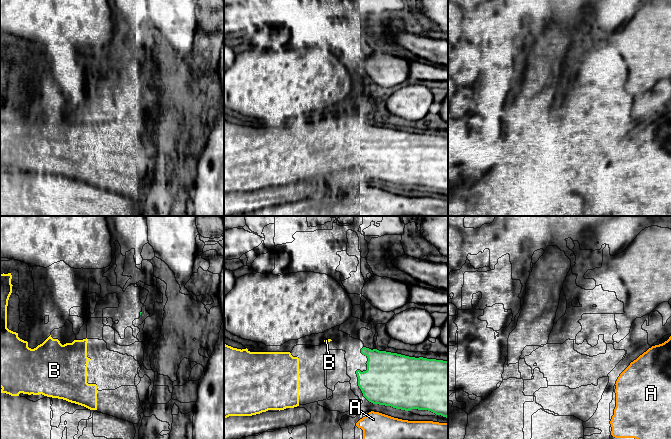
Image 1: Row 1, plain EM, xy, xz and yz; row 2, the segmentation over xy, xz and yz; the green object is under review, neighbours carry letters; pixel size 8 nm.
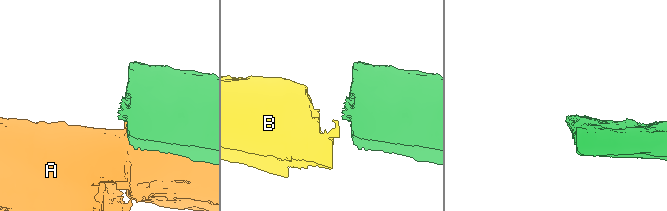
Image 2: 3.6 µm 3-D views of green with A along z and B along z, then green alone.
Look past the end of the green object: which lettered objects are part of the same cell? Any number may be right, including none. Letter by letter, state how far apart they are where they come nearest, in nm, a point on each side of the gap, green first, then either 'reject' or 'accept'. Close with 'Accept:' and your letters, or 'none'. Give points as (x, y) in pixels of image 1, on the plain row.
A: 50 nm | xz (446, 193), (446, 199) | reject
B: 260 nm | xz (361, 125), (331, 116) | accept
Accept: B

